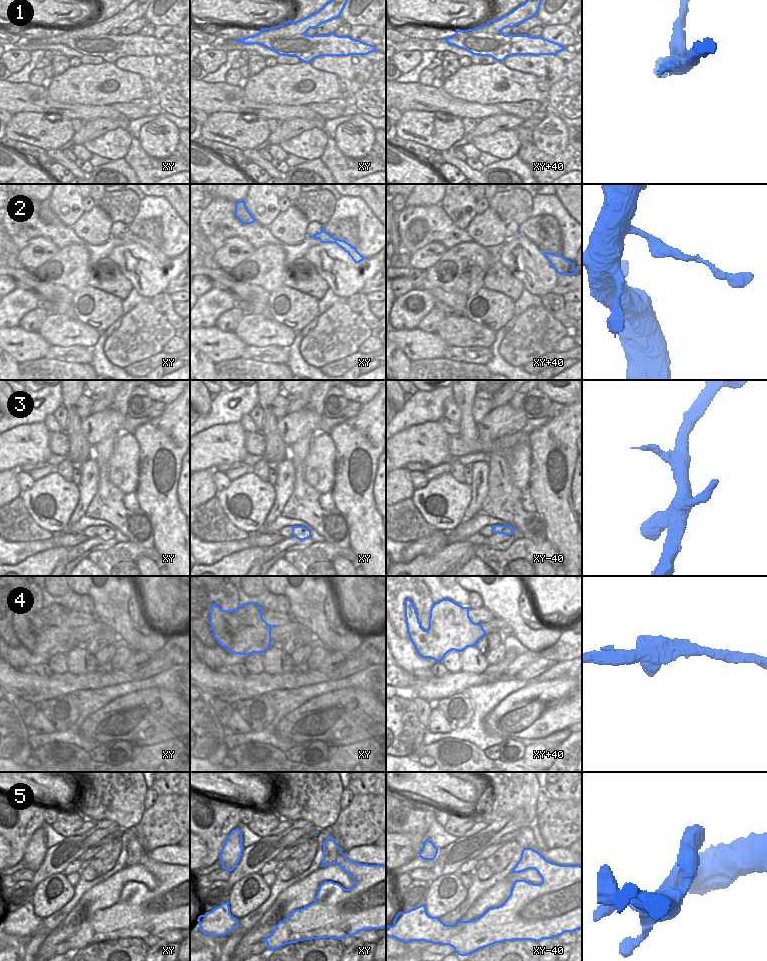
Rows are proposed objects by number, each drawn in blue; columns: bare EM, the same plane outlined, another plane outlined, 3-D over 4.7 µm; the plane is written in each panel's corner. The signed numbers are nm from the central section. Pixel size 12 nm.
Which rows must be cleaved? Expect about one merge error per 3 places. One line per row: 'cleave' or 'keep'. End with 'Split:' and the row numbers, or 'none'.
1: cleave
2: keep
3: keep
4: keep
5: keep
Split: 1

